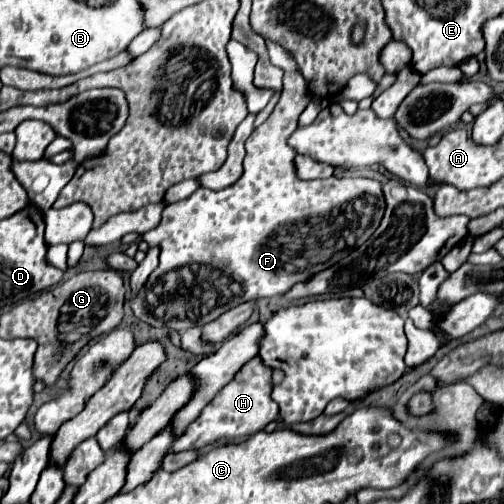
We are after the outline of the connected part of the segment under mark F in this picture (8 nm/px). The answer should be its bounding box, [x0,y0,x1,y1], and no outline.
[130,41,386,333]

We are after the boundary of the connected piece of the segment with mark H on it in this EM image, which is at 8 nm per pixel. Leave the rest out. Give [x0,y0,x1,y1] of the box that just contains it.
[174,355,278,451]

